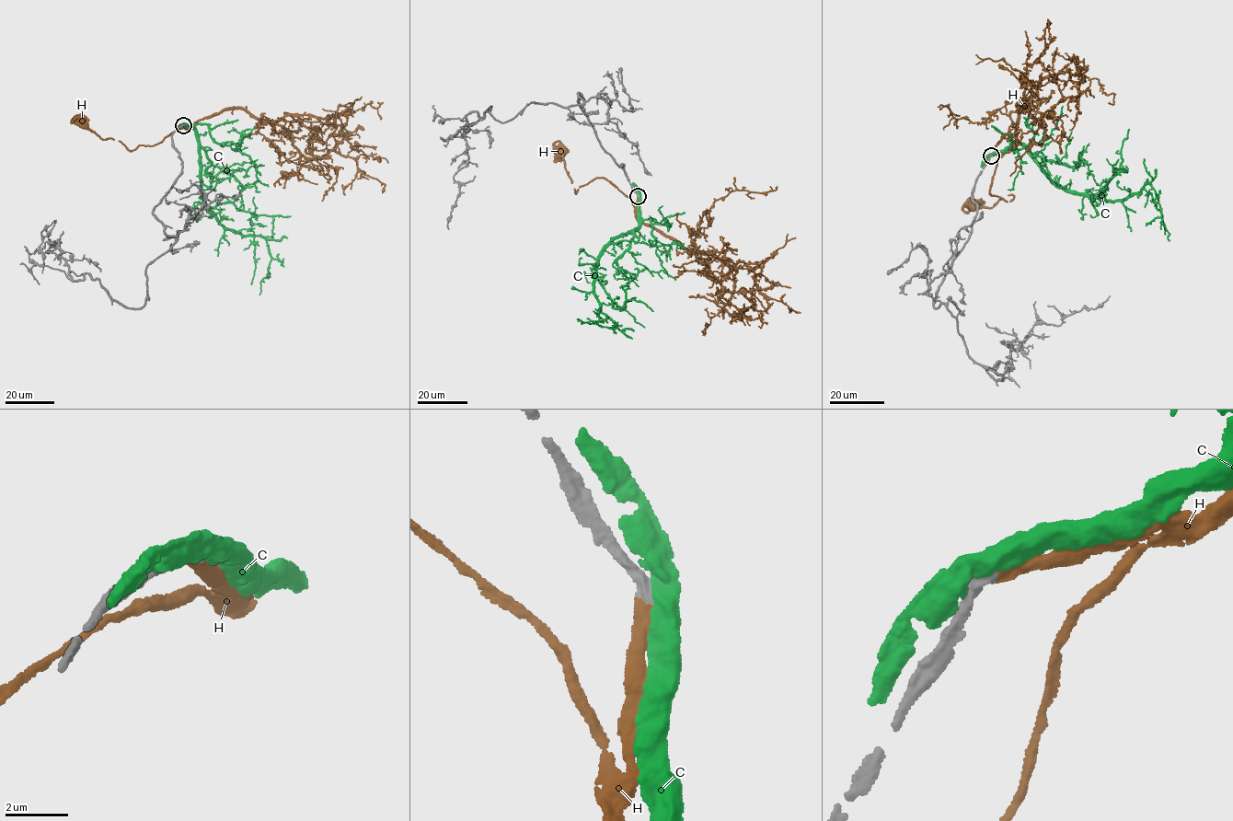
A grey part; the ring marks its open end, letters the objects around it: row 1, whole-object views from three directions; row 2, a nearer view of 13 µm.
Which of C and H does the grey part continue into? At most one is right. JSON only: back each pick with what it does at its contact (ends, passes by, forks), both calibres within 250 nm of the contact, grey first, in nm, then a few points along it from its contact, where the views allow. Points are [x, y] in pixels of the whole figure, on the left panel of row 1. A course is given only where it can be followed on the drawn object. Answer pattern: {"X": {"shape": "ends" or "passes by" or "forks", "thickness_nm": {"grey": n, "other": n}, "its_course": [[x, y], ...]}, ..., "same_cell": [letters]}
{"H": {"shape": "ends", "thickness_nm": {"grey": 440, "other": 420}, "its_course": [[182, 125], [186, 127], [162, 141], [131, 151], [119, 141], [99, 137], [80, 119]]}, "same_cell": ["H"]}

